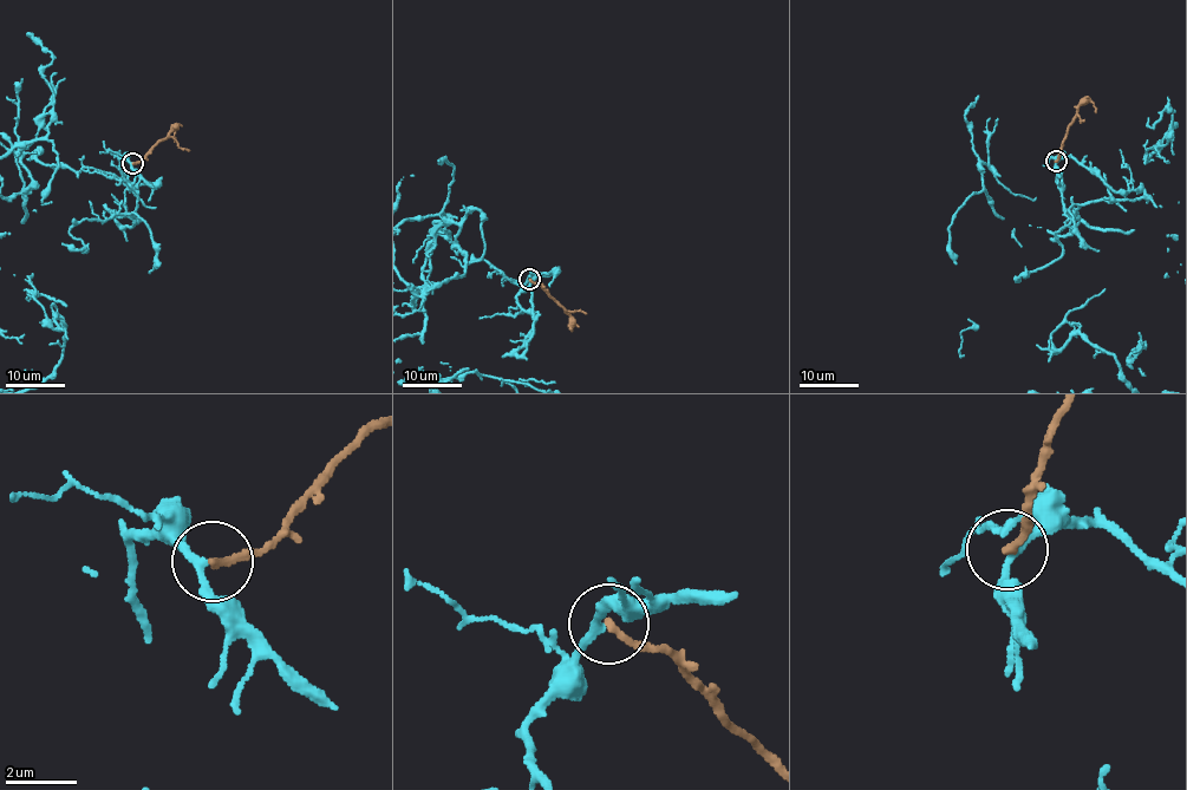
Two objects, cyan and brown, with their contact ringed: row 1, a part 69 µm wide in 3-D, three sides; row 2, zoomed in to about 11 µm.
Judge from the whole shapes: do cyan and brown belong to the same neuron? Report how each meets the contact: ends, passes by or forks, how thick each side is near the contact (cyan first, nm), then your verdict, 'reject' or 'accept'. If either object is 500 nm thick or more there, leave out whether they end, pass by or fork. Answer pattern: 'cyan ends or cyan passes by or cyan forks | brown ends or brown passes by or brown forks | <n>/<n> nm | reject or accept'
cyan passes by | brown ends | 200/200 nm | accept

